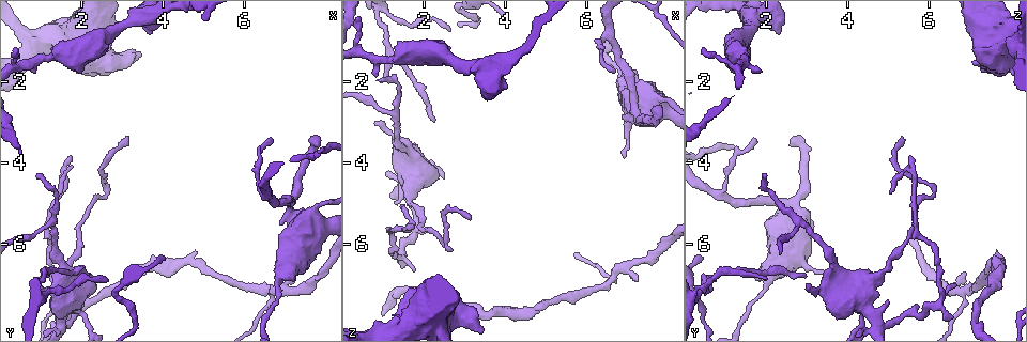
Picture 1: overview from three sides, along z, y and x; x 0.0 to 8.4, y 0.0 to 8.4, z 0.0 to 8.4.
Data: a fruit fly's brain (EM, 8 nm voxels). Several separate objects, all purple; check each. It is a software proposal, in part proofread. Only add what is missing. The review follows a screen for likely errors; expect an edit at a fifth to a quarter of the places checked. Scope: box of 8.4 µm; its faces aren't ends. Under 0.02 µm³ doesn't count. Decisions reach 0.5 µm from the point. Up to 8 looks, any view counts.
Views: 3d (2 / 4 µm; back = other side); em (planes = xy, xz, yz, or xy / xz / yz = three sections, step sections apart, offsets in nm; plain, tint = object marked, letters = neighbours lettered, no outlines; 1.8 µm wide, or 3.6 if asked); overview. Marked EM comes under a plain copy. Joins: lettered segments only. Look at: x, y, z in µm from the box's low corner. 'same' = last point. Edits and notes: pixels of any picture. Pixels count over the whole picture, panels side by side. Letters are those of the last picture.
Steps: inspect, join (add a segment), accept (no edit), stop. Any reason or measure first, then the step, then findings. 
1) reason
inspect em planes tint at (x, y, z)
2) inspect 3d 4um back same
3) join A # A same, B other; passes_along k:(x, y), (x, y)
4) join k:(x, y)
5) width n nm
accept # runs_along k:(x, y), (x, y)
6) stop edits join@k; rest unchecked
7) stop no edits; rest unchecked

an open end
inspect 3d 4um at (2.65, 6.90, 0.80)

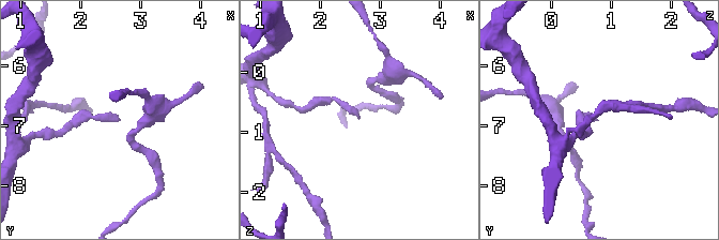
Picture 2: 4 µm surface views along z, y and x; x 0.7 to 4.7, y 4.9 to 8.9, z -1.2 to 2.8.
inspect em planes letters at (2.65, 6.90, 0.80)

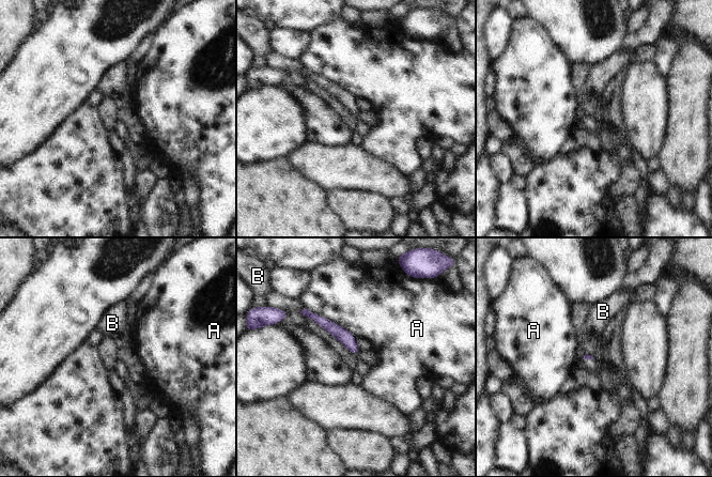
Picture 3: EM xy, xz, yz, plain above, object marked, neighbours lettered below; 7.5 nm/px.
accept # A other, B other; border 3:(304, 307), (342, 326), (355, 337); none of them fits

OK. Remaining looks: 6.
branch stops here
inspect em planes letters at (2.30, 6.80, 2.90)

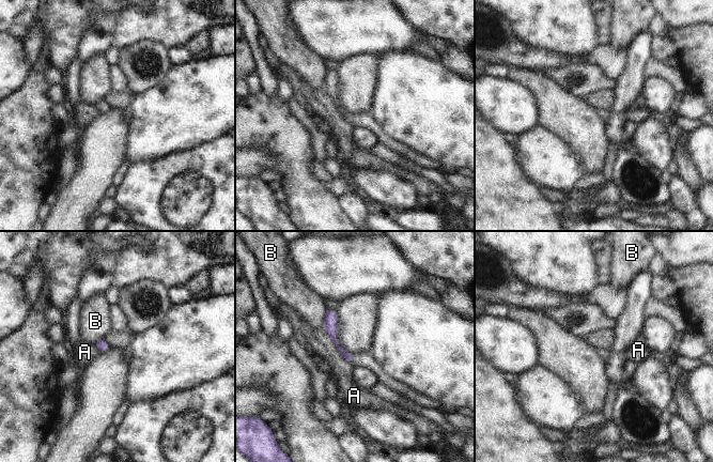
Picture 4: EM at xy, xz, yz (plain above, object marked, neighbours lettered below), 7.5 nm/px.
accept # A other, B other; border 4:(323, 328), (349, 363); none of them fits

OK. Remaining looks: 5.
branch stops here
inspect 3d 2um at (7.80, 3.55, 2.55)

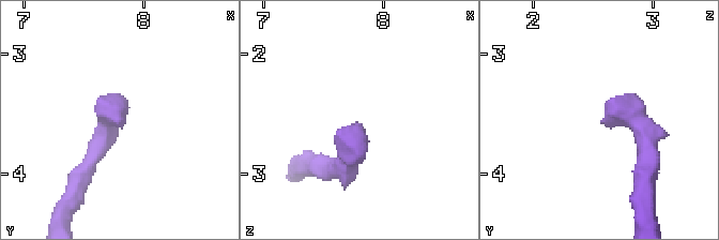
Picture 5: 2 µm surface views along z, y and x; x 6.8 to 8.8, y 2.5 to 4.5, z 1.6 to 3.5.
inspect em planes letters at (7.82, 3.56, 2.58)

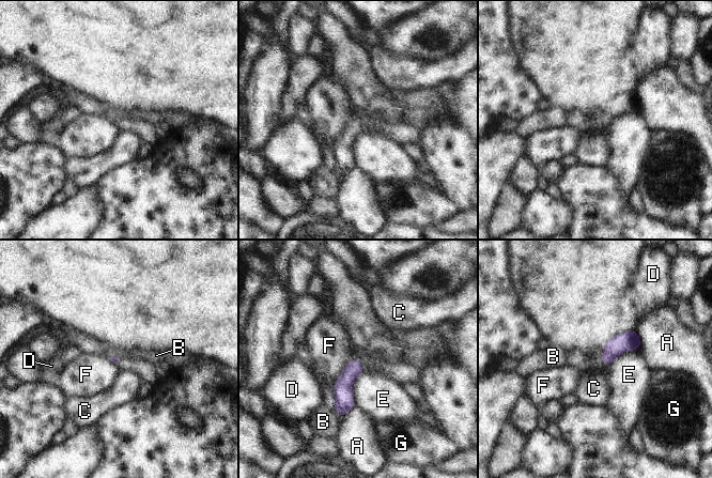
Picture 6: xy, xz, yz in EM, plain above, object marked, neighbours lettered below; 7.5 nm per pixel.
longest_contact E 280 nm
accept # A other, B other, C other, D other, E other, F other, G other; border 6:(335, 410), (340, 416); no lettered segment goes on from it

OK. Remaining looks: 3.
stop no edits; rest unchecked

